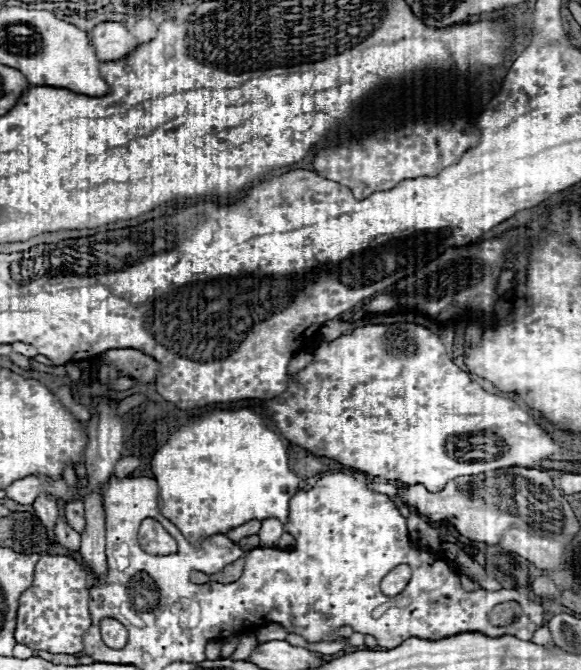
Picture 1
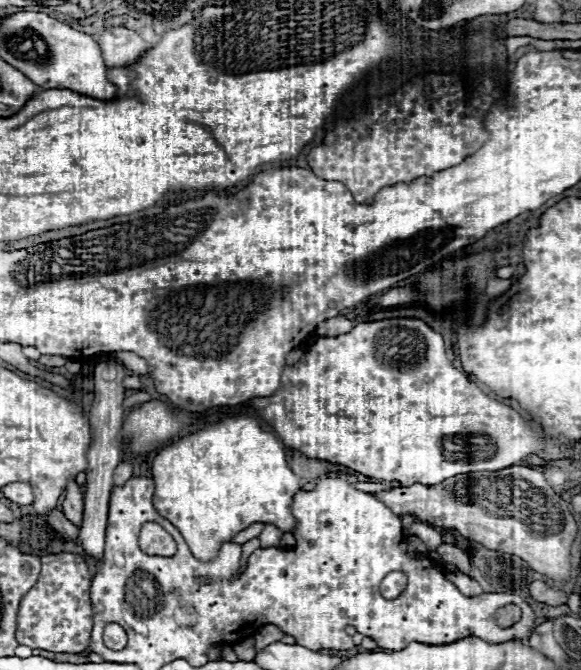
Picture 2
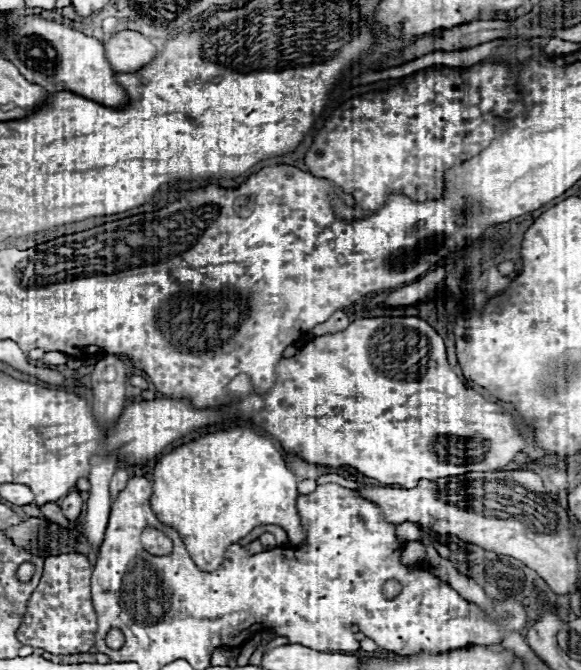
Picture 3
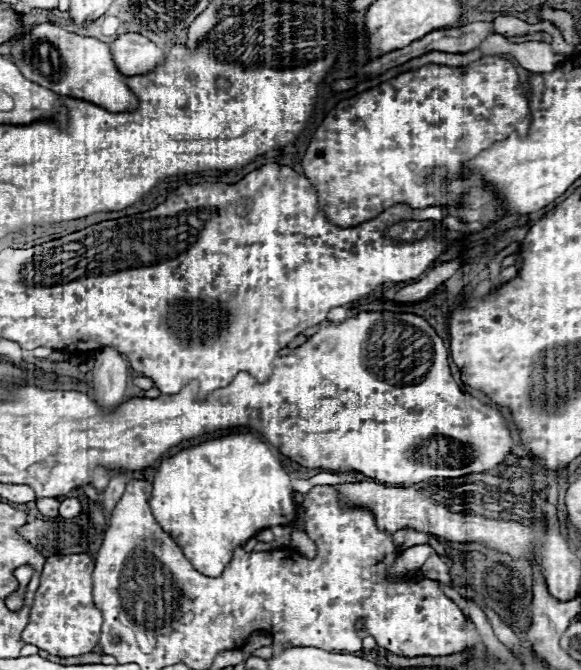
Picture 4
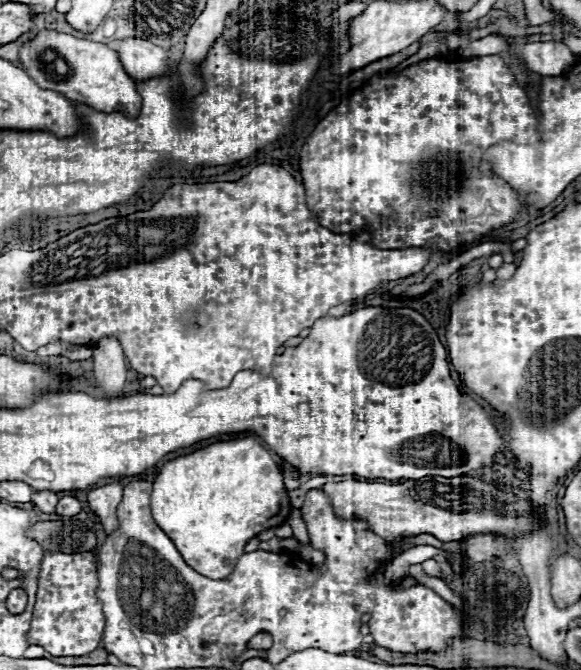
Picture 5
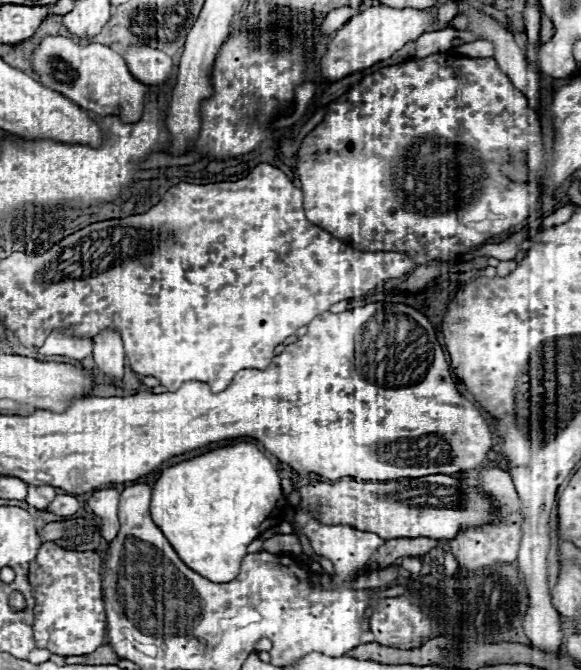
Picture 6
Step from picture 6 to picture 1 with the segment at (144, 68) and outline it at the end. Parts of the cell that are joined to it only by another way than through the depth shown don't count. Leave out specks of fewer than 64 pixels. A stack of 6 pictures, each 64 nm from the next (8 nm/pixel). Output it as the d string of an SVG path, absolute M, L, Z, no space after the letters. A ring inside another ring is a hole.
M102 22L90 32L96 56L102 62L114 62L114 58L126 58L140 42L118 22Z

